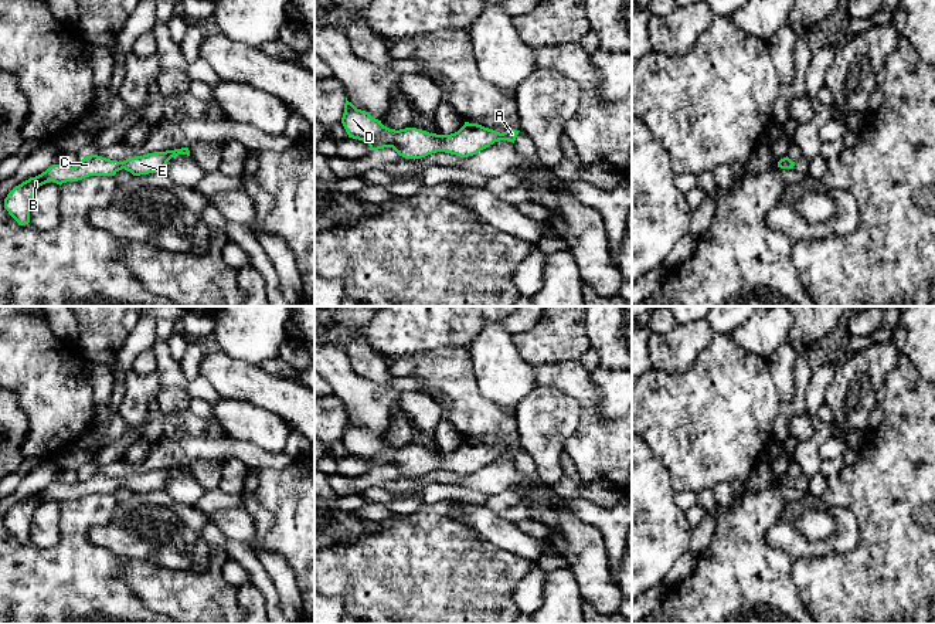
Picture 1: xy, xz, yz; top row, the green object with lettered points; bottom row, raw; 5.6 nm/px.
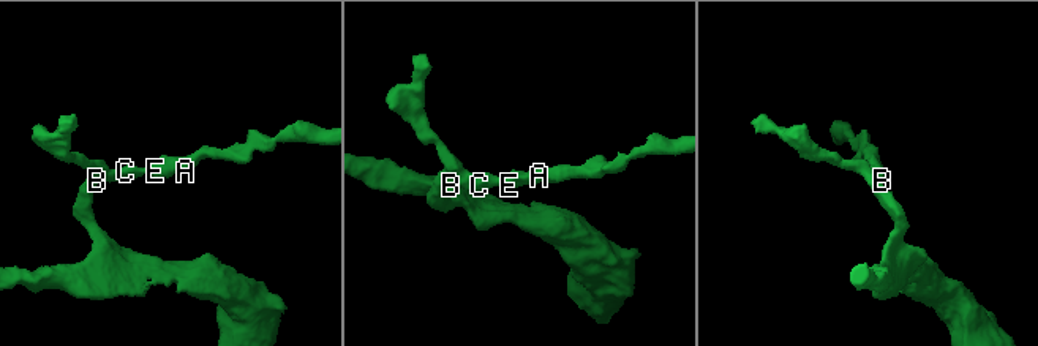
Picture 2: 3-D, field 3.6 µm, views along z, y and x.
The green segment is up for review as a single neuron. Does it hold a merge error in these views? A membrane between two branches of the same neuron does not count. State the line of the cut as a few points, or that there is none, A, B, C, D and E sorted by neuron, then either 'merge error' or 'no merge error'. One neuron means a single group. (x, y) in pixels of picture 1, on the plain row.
cut none; groups A B C D E; no merge error

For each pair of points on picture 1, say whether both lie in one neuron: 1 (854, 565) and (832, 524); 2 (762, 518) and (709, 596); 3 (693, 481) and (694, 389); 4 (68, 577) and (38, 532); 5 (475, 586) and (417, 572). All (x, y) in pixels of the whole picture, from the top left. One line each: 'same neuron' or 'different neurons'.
1: different neurons
2: same neuron
3: same neuron
4: different neurons
5: same neuron

